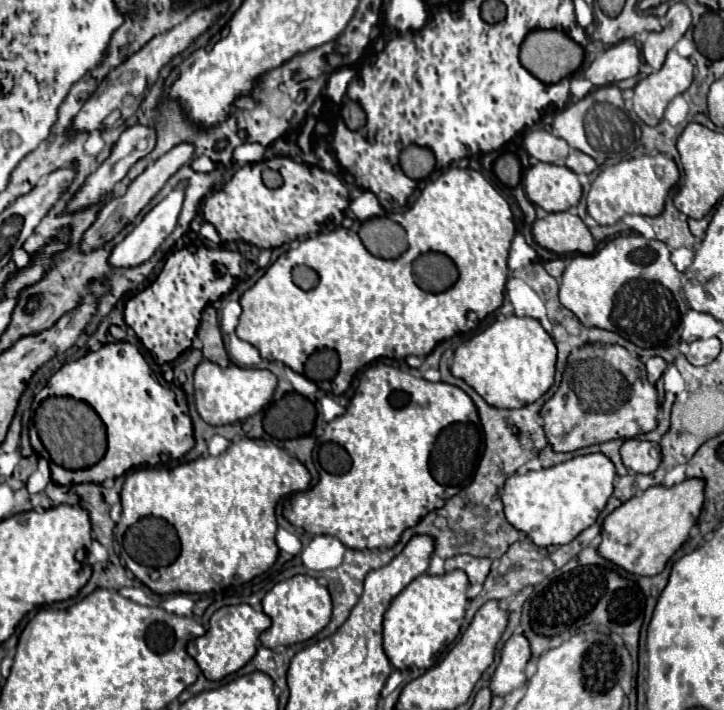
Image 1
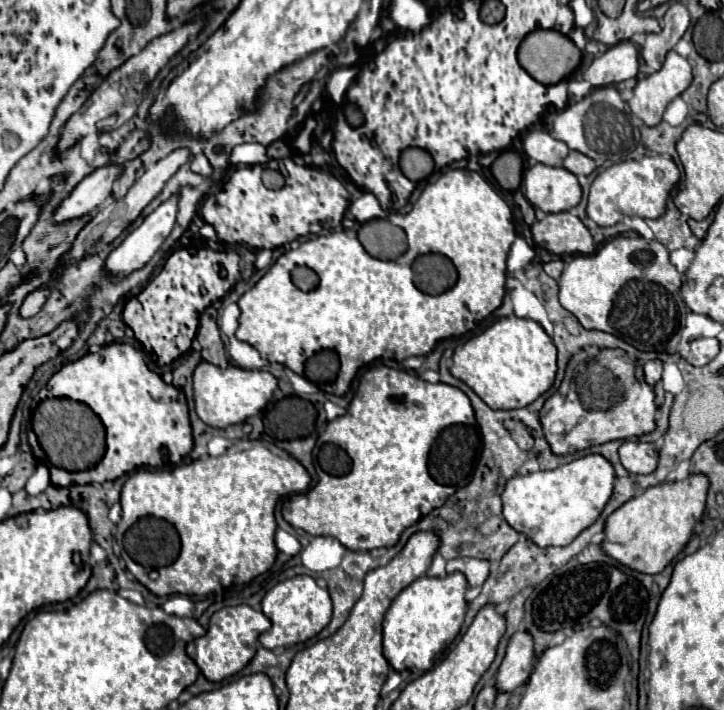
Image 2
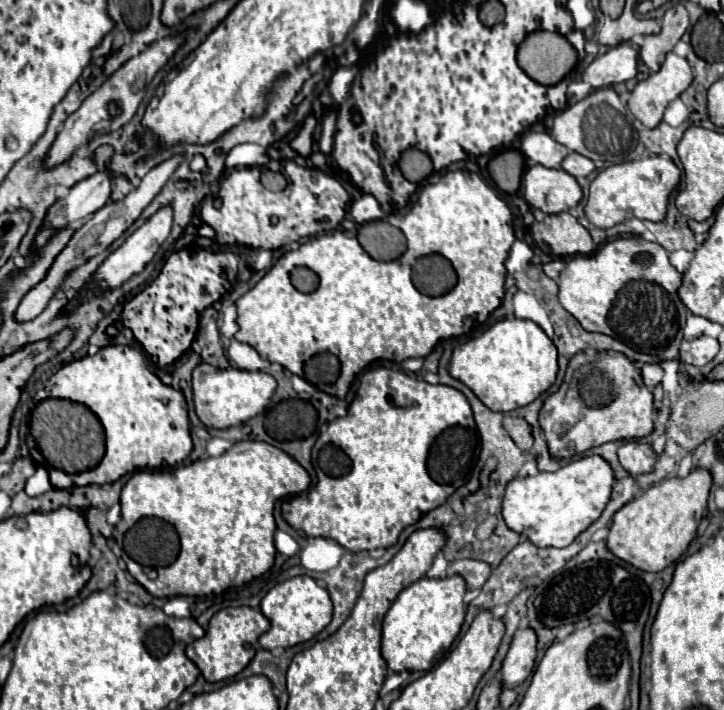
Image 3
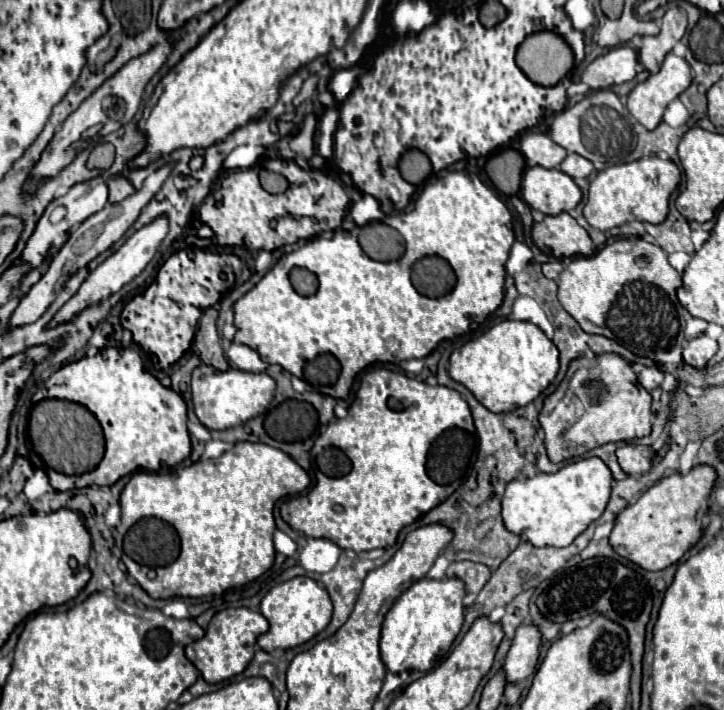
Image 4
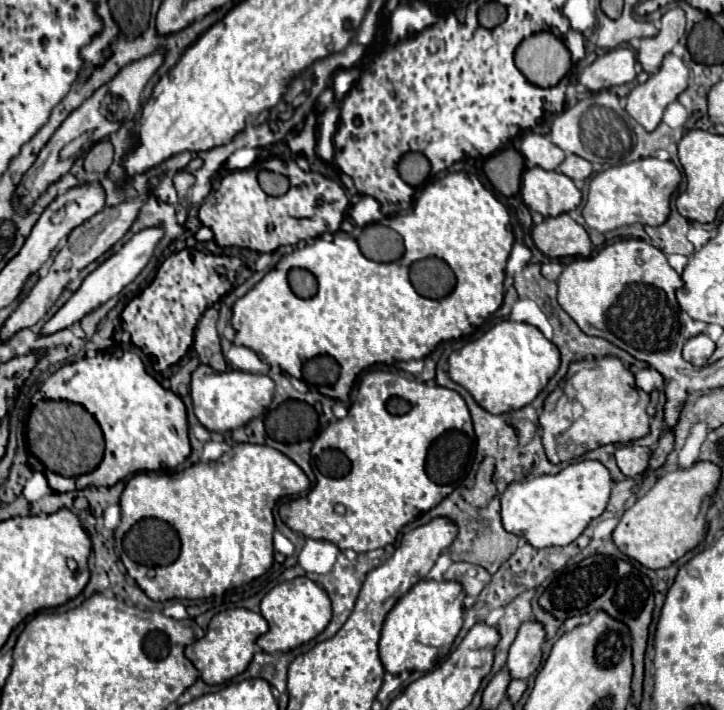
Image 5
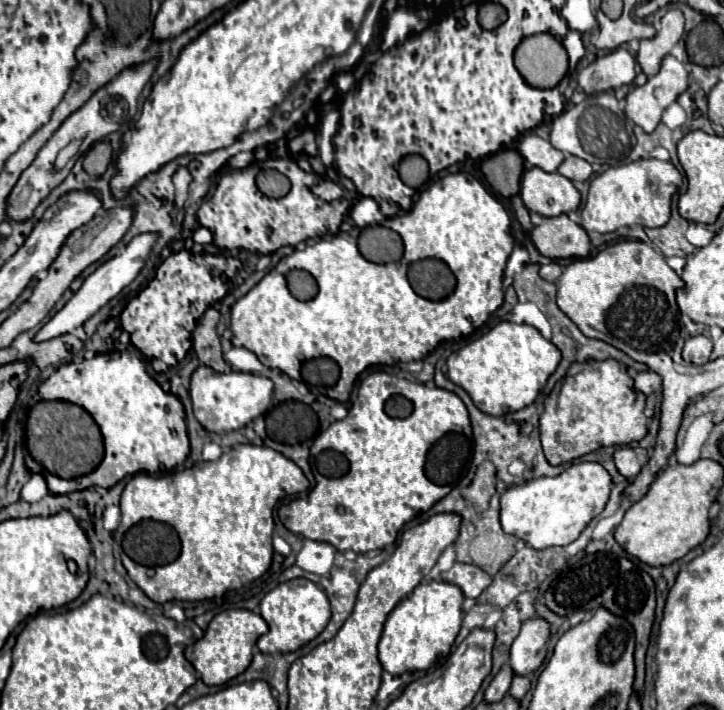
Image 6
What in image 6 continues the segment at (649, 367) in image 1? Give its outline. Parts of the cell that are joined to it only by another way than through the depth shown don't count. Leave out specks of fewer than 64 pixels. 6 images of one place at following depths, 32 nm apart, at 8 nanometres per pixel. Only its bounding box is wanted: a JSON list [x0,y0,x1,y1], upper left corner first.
[634,370,662,396]

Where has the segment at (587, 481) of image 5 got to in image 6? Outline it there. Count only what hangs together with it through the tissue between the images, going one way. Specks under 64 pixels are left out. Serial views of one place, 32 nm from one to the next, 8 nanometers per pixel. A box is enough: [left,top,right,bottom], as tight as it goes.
[500,462,612,550]

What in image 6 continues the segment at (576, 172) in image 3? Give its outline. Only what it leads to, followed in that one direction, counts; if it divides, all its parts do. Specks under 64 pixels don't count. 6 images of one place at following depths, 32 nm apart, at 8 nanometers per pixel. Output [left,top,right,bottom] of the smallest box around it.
[558,156,592,182]

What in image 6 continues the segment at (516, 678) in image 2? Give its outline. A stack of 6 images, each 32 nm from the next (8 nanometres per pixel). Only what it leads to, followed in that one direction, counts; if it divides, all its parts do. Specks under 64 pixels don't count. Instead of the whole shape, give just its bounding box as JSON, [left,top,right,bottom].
[510,618,550,676]

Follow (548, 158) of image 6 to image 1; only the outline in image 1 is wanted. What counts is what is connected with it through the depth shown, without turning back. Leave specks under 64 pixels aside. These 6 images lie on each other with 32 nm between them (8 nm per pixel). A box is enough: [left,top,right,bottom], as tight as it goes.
[524,130,570,164]

